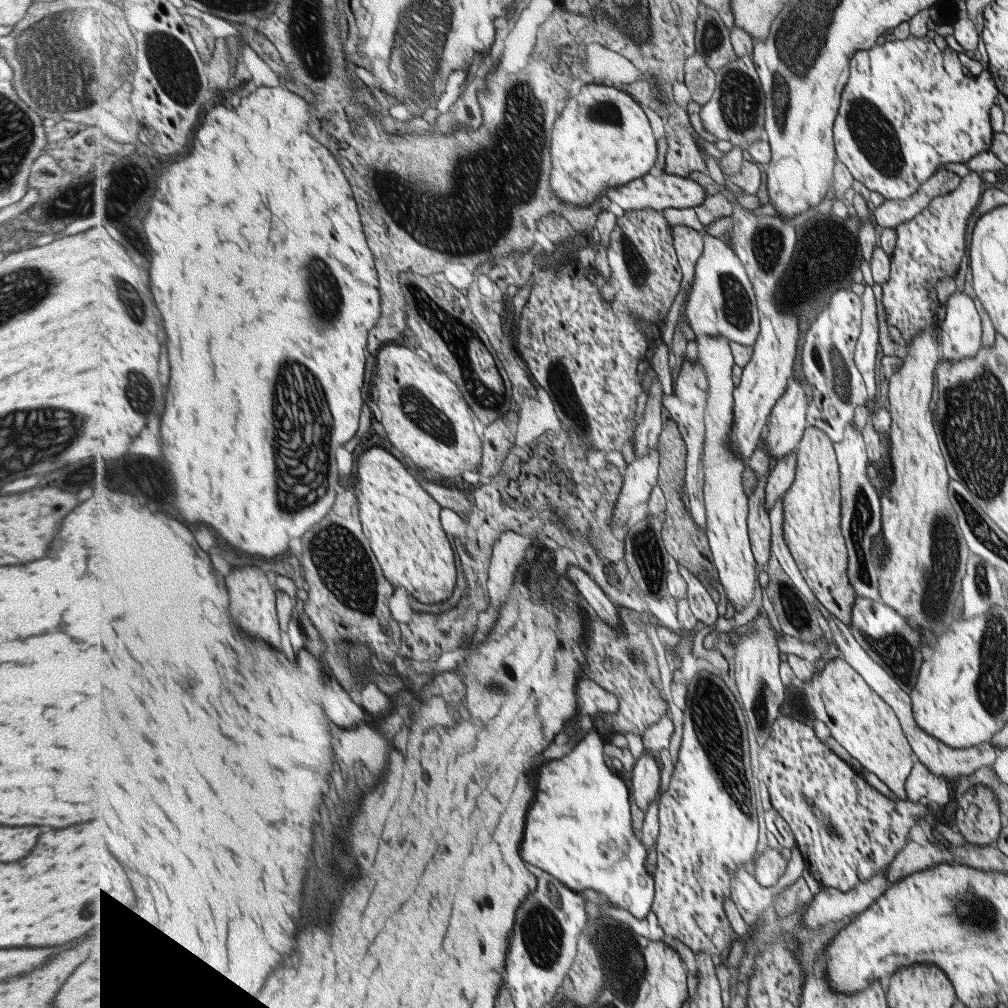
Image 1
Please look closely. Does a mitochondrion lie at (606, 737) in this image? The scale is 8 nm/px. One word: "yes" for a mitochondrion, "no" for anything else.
no

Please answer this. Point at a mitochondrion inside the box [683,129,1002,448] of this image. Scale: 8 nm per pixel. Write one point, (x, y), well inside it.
(770, 246)

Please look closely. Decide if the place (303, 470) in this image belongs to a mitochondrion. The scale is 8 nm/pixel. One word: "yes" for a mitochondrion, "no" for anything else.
yes

